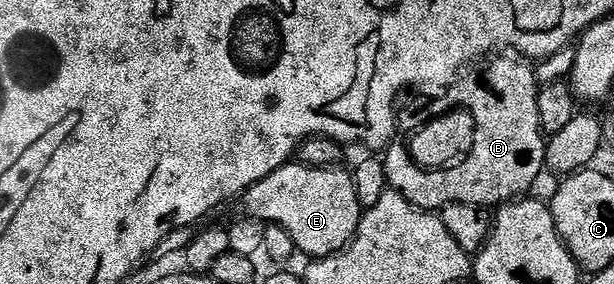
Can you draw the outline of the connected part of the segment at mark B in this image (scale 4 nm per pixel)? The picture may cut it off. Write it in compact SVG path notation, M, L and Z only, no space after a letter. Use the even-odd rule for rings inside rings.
M494 57L486 65L486 71L474 71L471 75L463 74L444 95L444 98L450 102L451 108L469 111L476 121L472 153L459 167L449 167L447 171L426 171L416 166L405 142L394 141L385 148L384 164L389 190L398 191L421 211L438 213L443 207L453 203L494 209L499 205L523 198L529 192L526 190L541 177L542 171L544 172L548 139L540 125L540 105L538 104L540 84L534 75L534 67L522 57Z

